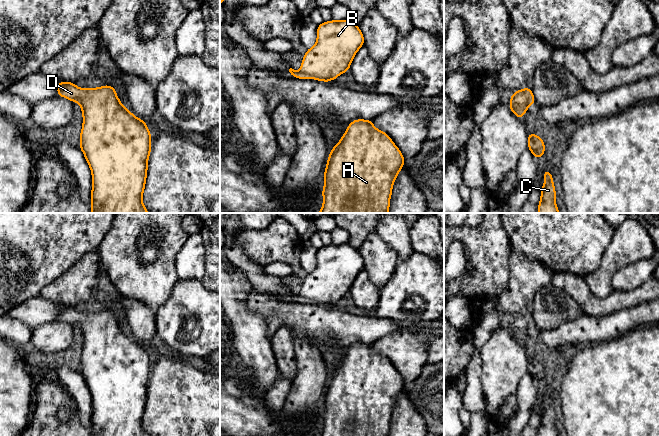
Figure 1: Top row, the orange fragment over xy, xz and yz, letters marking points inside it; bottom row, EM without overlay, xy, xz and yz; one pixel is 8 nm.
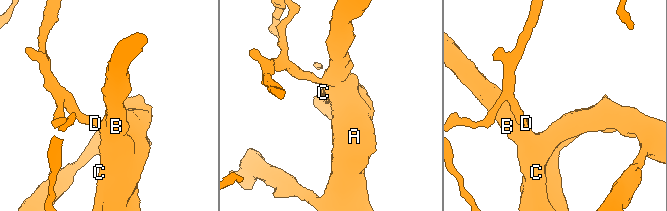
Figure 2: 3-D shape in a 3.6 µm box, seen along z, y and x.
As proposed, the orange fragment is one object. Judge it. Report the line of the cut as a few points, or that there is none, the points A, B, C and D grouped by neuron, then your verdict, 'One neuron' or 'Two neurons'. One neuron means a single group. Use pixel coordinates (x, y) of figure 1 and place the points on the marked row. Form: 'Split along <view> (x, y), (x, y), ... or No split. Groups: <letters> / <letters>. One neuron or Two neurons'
No split. Groups: A B C D. One neuron

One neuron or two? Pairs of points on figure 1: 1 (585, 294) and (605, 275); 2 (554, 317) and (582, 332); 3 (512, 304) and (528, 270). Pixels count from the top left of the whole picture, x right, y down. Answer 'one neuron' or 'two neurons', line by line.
1: two neurons
2: two neurons
3: one neuron

